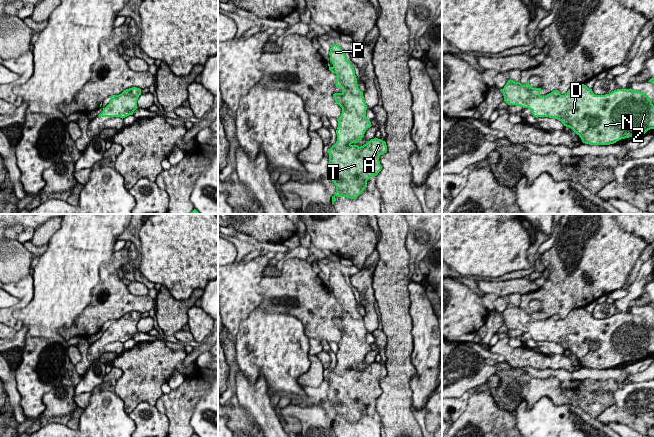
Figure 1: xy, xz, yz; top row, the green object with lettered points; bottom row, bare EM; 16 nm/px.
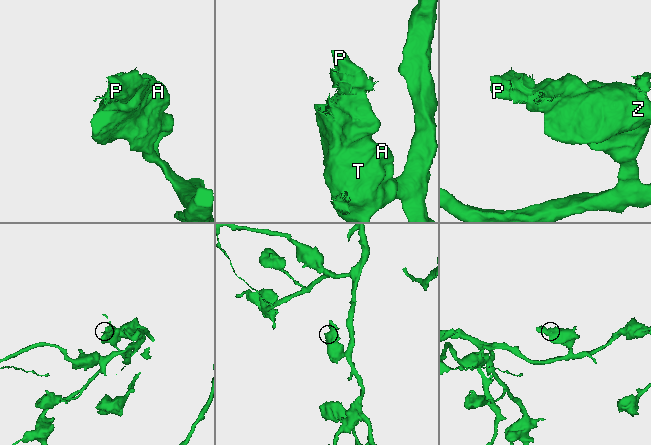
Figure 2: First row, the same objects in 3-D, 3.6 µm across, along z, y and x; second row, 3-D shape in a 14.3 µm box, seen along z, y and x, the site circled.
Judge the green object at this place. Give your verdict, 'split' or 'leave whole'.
leave whole

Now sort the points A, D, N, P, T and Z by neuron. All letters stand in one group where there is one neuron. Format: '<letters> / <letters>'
A D N P T Z

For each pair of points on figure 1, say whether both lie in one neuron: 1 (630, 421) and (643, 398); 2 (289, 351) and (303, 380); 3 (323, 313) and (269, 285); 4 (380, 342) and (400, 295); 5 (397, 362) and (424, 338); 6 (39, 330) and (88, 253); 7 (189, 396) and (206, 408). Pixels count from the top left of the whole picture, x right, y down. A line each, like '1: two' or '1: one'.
1: two
2: two
3: one
4: two
5: two
6: one
7: two

